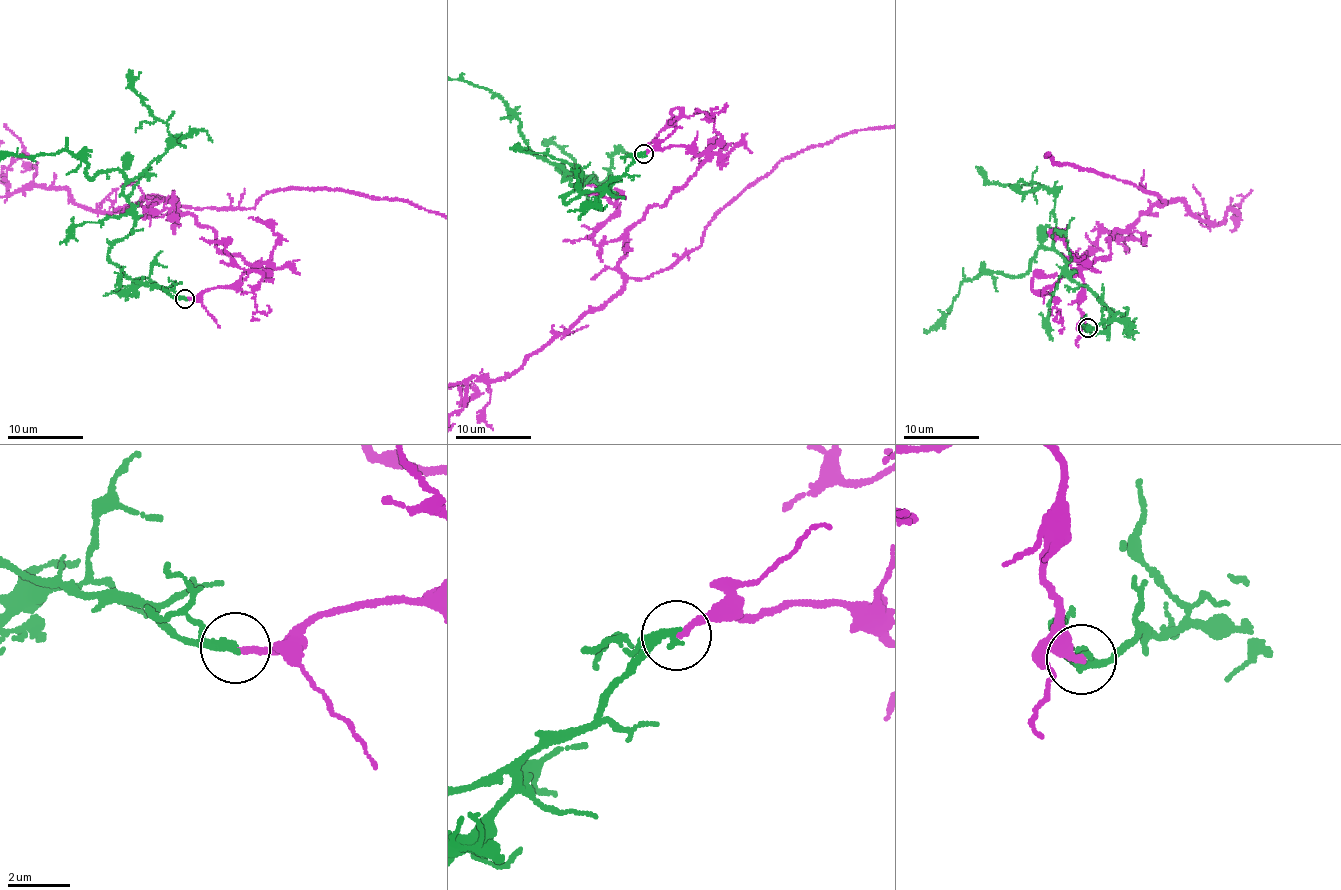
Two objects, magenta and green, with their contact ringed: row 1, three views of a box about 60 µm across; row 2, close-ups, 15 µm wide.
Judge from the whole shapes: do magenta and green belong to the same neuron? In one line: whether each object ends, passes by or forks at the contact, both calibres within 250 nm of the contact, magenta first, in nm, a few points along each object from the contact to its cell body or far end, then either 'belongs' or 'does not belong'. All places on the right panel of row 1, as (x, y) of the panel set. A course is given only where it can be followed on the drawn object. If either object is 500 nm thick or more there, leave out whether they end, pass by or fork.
magenta ends; green passes by; calibres 200 and 200 nm; does not belong

